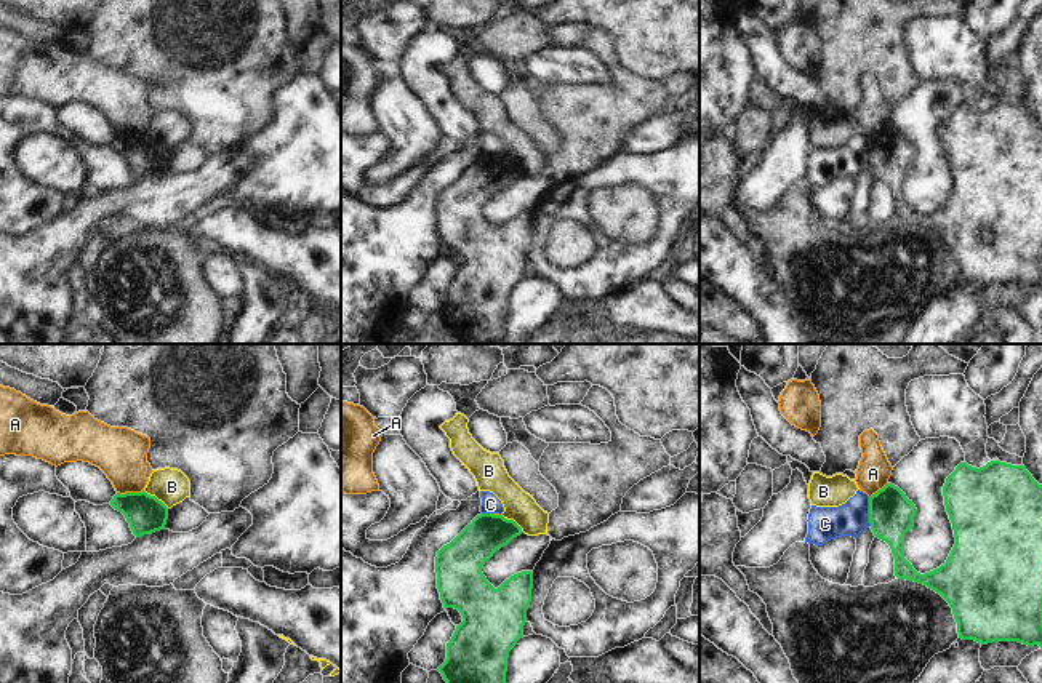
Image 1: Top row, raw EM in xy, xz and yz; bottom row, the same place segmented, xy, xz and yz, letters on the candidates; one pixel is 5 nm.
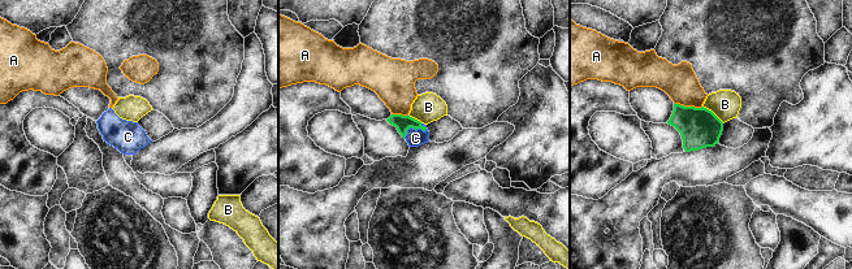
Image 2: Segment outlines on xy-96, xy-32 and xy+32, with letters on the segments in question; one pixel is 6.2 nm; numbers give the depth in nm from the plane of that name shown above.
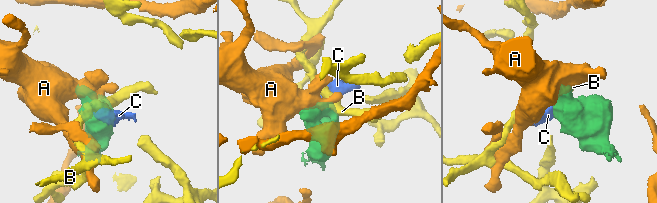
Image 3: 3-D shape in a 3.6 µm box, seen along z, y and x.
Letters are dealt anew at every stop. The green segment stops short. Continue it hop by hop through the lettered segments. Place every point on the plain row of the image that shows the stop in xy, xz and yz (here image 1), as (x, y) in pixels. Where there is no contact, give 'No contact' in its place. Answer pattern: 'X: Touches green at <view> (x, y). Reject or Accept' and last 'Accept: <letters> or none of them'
A: Touches green at xy (130, 135). Reject
B: Touches green at xy (156, 139). Reject
C: Touches green at yz (869, 154). Reject
Accept: none of them.

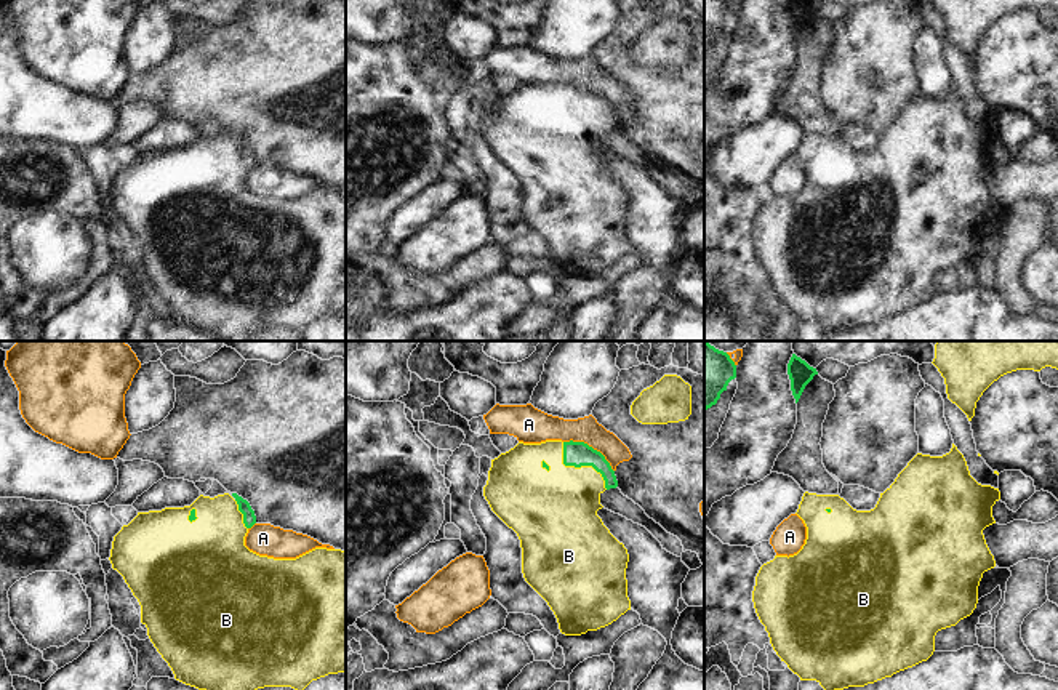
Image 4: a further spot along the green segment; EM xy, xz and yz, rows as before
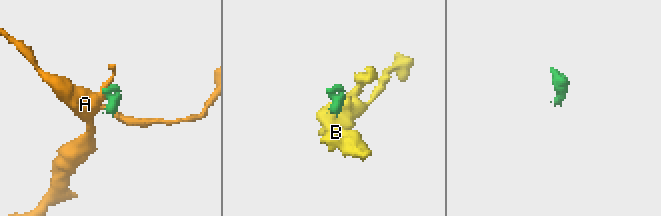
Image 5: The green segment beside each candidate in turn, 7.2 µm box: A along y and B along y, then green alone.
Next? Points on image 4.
A: Touches green at xz (591, 88). Reject
B: Touches green at xz (580, 108). Accept
Accept: B.

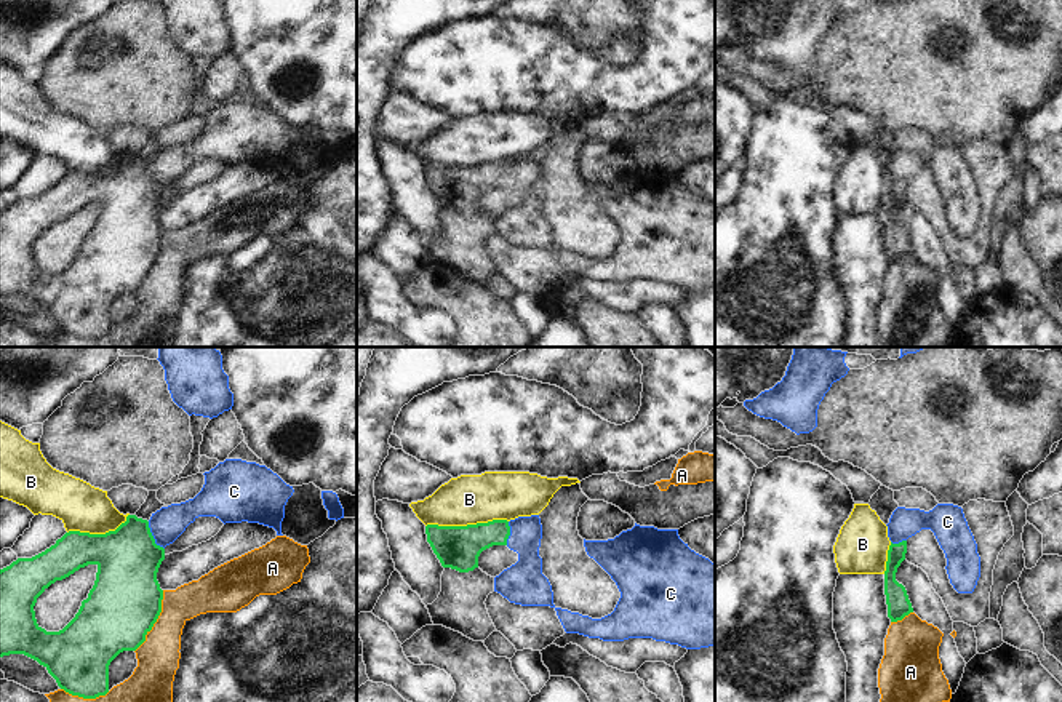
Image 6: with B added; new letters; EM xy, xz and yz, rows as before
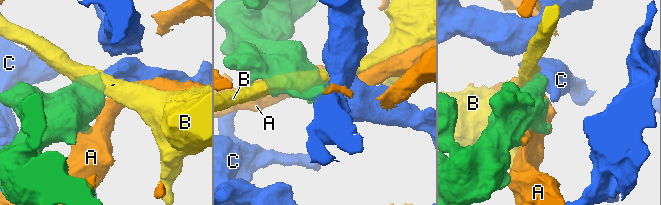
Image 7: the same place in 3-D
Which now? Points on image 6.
A: Touches green at xy (155, 263). Reject
B: Touches green at xz (467, 167). Reject
C: Touches green at xy (152, 178). Accept
Accept: C.

